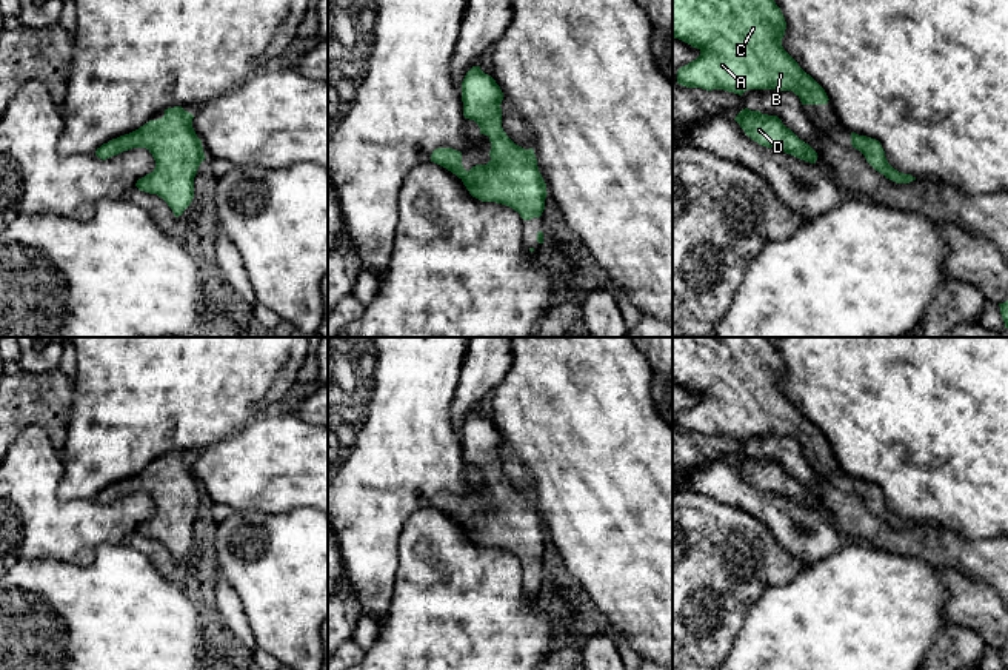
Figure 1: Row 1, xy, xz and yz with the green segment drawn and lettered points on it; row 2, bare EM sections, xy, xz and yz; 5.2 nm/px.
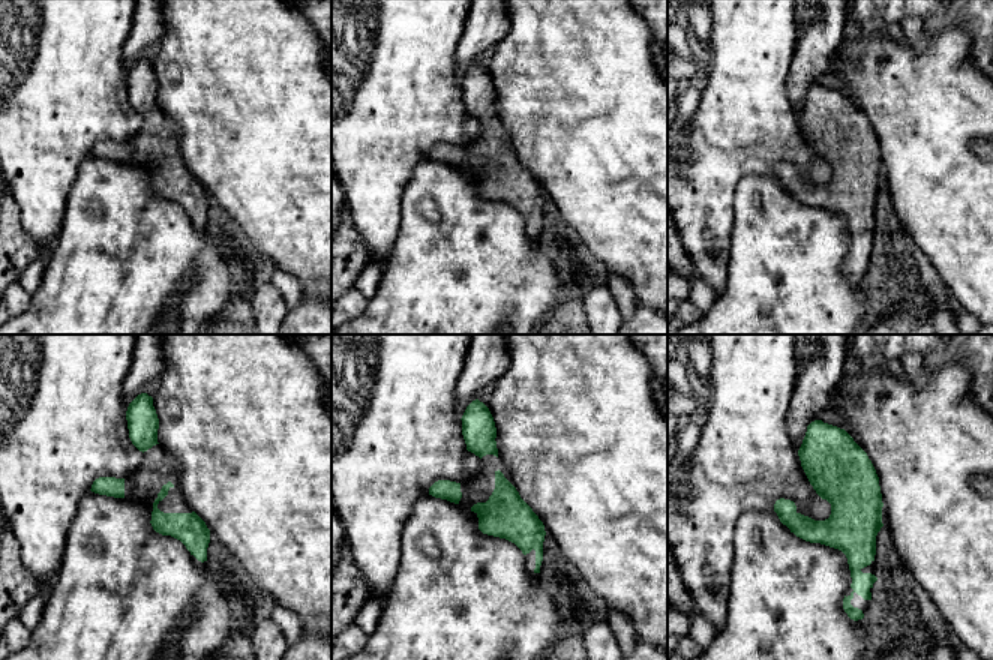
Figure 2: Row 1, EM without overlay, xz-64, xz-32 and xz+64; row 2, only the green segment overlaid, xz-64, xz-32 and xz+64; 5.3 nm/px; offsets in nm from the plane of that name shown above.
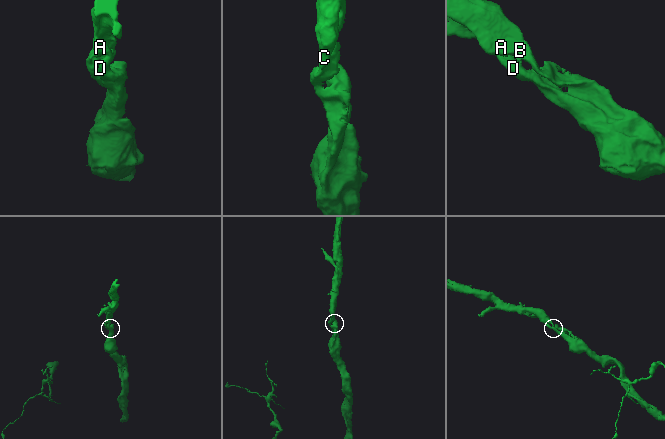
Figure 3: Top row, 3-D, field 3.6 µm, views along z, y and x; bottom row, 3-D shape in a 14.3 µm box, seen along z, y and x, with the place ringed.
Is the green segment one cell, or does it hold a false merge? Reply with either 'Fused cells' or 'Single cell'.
Single cell

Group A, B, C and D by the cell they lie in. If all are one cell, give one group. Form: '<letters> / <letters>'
A B C D

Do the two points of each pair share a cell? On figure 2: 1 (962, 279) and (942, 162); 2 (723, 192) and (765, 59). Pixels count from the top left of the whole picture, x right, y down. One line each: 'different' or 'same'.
1: same
2: same

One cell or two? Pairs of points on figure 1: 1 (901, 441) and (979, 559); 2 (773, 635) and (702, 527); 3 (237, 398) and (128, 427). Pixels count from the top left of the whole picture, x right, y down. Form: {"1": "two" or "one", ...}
{"1": "two", "2": "two", "3": "one"}

